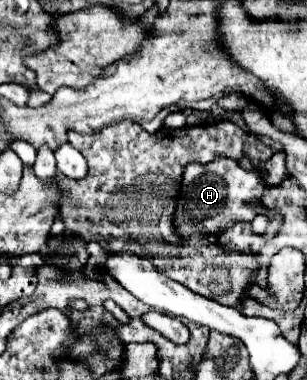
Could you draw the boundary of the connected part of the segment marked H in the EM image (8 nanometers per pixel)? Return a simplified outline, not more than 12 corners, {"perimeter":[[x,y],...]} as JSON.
{"perimeter":[[230,157],[184,171],[182,237],[252,221],[266,183]]}

